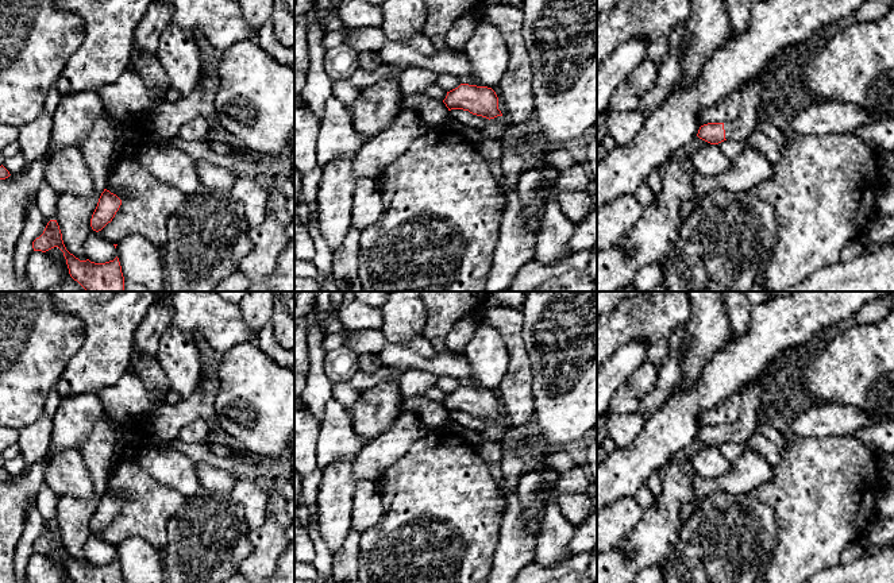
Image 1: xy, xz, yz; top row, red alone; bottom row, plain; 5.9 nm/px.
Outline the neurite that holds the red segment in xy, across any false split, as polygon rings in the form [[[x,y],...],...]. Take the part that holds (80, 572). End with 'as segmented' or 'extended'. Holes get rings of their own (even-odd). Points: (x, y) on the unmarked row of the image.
[[[50,522],[43,536],[32,544],[32,551],[46,555],[54,549],[63,555],[69,576],[74,583],[124,583],[117,559],[105,565],[80,563],[66,552],[57,522]]] | as segmented

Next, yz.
[[[779,352],[772,362],[755,379],[743,386],[739,393],[743,402],[741,414],[737,421],[725,425],[708,425],[700,429],[697,439],[710,447],[718,447],[724,443],[745,444],[751,435],[758,431],[760,418],[759,413],[764,399],[771,394],[767,386],[762,382],[762,377],[772,371],[778,363]]] | extended

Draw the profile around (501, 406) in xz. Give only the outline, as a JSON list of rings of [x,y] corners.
[[[496,387],[496,389],[492,390],[492,391],[496,394],[497,399],[498,399],[498,412],[501,413],[502,418],[505,420],[506,428],[508,428],[508,429],[515,428],[512,420],[510,420],[509,416],[508,416],[508,410],[506,410],[506,408],[505,408],[505,404],[504,404],[504,399],[502,399],[502,397],[501,397],[501,393],[500,393],[498,387]]]

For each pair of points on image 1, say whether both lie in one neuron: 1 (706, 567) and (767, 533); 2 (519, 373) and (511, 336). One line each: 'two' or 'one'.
1: one
2: one

